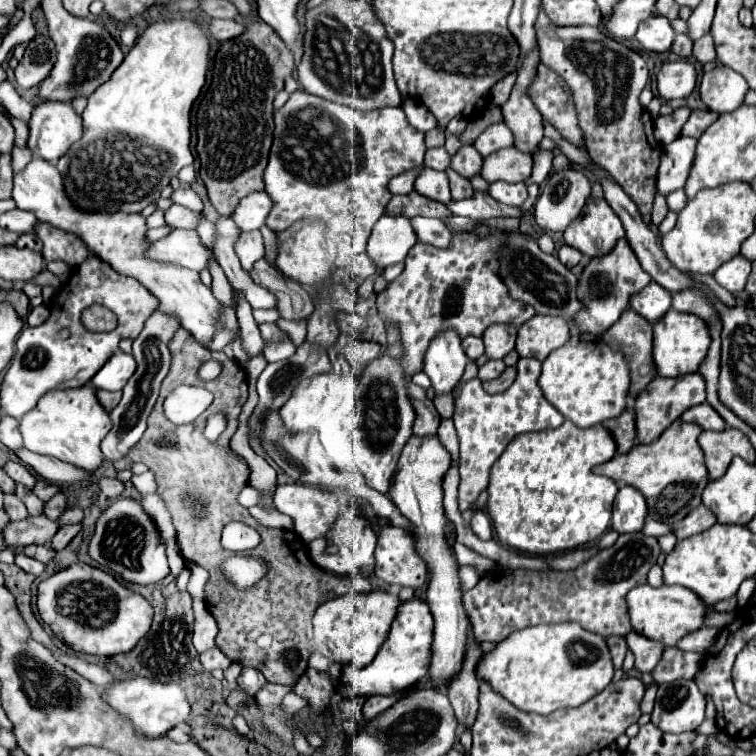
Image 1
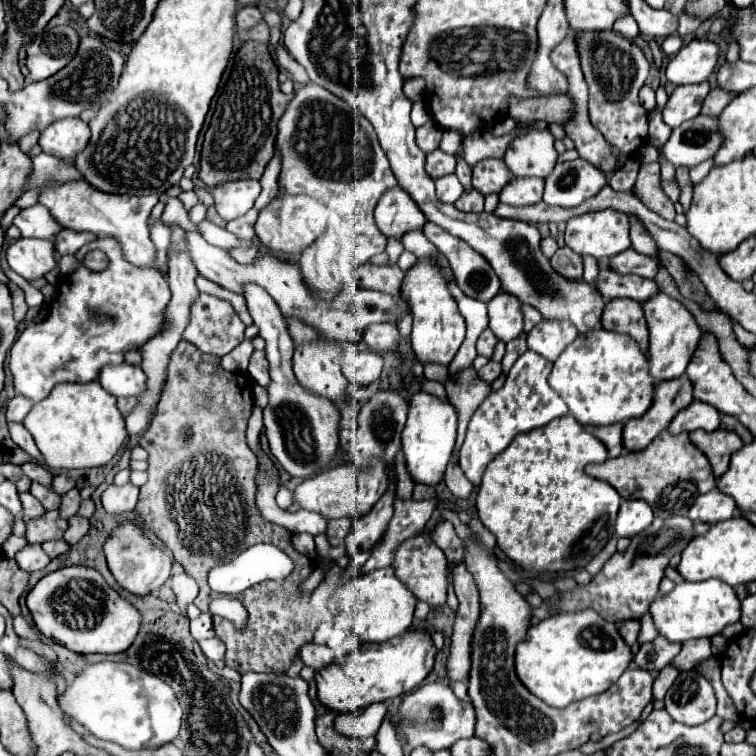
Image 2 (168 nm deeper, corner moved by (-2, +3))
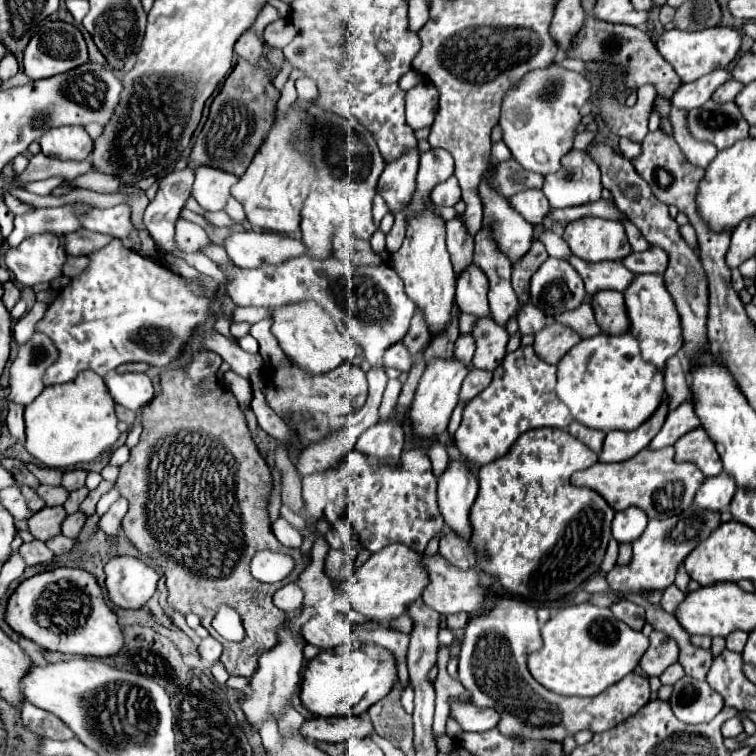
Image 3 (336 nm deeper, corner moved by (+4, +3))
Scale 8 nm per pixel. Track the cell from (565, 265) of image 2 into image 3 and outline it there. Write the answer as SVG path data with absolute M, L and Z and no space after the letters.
M547 258L547 262L531 278L531 304L545 312L547 320L581 306L587 298L583 280L561 258Z

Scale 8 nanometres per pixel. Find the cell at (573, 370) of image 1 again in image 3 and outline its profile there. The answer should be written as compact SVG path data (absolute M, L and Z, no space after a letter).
M599 334L595 338L581 340L579 346L573 346L557 364L557 396L563 404L571 410L573 418L581 422L583 426L595 428L595 430L635 430L639 428L647 418L653 416L653 412L659 408L665 396L665 374L653 366L651 362L645 362L641 358L639 342L631 334Z

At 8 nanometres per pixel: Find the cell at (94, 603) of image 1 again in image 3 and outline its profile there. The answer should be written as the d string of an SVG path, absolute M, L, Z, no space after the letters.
M55 568L23 580L9 596L5 622L43 650L105 658L115 656L123 646L123 630L105 604L95 576L77 568Z

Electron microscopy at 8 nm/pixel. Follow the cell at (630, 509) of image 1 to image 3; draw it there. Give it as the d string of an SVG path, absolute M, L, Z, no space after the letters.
M627 508L623 512L617 512L613 518L613 538L619 544L631 544L639 534L643 534L647 526L647 514L639 508Z

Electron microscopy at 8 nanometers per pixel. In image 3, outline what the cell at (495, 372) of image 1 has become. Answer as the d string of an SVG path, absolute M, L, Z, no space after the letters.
M471 370L471 372L467 374L467 378L463 380L463 386L461 386L461 390L459 390L459 400L469 402L471 398L475 398L483 388L489 386L491 376L493 376L493 374L487 372L487 370Z

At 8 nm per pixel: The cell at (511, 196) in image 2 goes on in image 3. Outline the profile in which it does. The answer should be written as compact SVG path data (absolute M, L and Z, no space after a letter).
M523 190L521 194L515 194L509 200L515 206L515 210L535 226L543 224L543 220L547 218L547 210L551 210L541 190Z

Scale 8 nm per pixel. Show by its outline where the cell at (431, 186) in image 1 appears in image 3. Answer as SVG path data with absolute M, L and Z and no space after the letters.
M451 176L449 180L441 182L439 186L433 188L431 198L437 206L455 206L461 200L461 190L459 190L459 182Z

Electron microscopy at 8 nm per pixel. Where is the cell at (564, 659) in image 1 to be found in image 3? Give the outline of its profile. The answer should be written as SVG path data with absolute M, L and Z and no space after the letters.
M575 604L557 610L541 630L543 648L529 656L529 670L547 690L565 696L597 696L633 672L649 646L649 638L619 622L609 608Z

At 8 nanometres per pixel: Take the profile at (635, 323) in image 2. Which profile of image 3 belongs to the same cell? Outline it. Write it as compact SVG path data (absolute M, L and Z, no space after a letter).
M599 290L591 296L591 306L597 318L597 324L605 334L623 334L629 328L625 302L621 292Z

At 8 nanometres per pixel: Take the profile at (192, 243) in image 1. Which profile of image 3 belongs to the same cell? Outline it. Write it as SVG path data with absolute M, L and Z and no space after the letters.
M309 256L287 260L279 266L261 266L253 270L245 268L225 268L221 270L227 274L225 290L237 306L265 306L269 310L287 304L313 298L321 304L331 316L339 316L349 336L363 348L367 360L373 366L379 366L385 350L397 342L401 342L409 330L415 302L407 298L403 290L403 280L389 264L377 266L357 266L345 264L335 256L327 260L317 260Z

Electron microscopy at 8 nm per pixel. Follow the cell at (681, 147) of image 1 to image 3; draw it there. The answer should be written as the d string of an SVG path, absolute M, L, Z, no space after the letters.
M705 102L689 112L689 130L697 140L715 144L719 150L749 136L749 124L735 102Z

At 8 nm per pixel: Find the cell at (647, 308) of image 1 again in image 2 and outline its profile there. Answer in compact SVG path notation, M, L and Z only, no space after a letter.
M603 262L599 268L601 268L601 272L599 272L599 278L595 280L595 286L599 288L599 292L605 298L631 298L631 300L643 304L649 298L653 298L655 294L659 294L659 286L655 280L637 278L635 274L627 274L627 276L615 274Z

